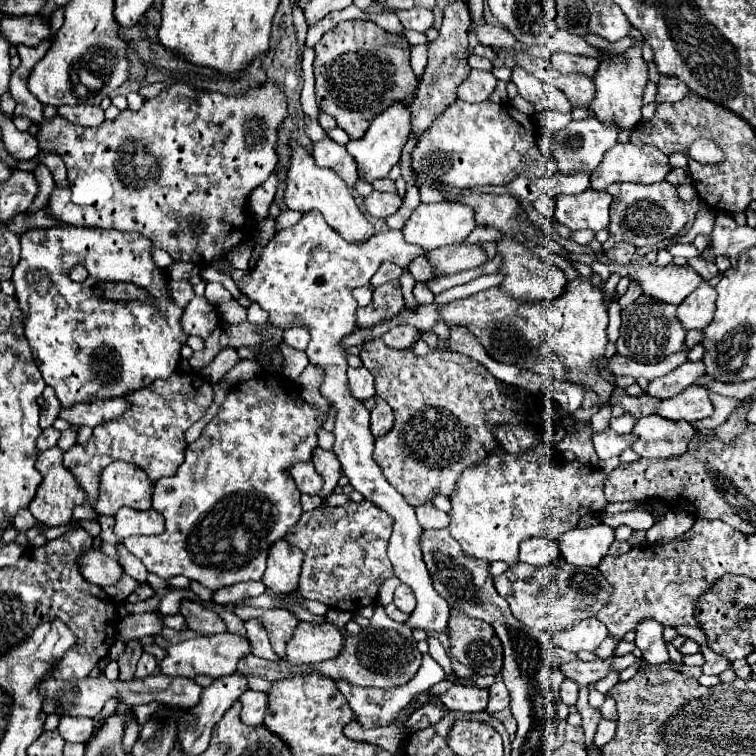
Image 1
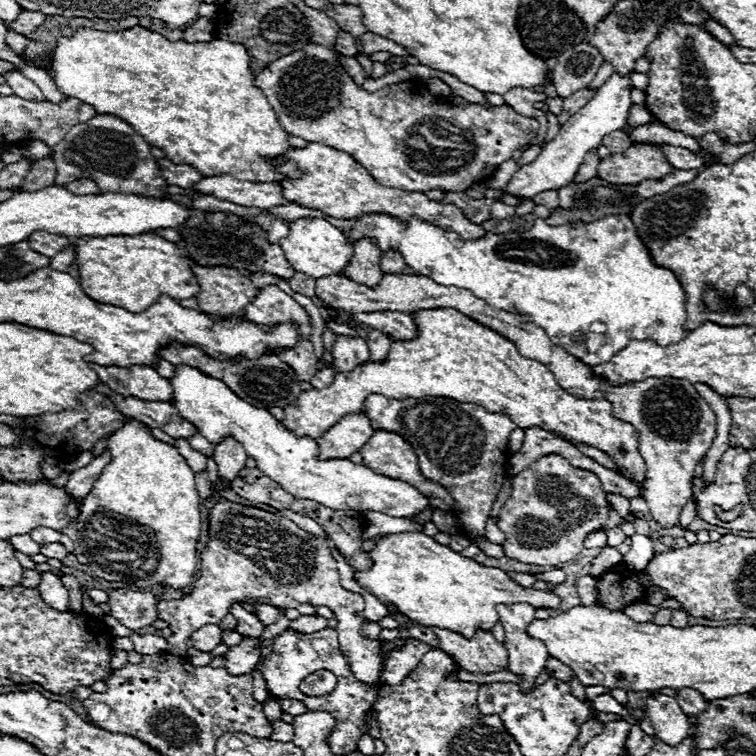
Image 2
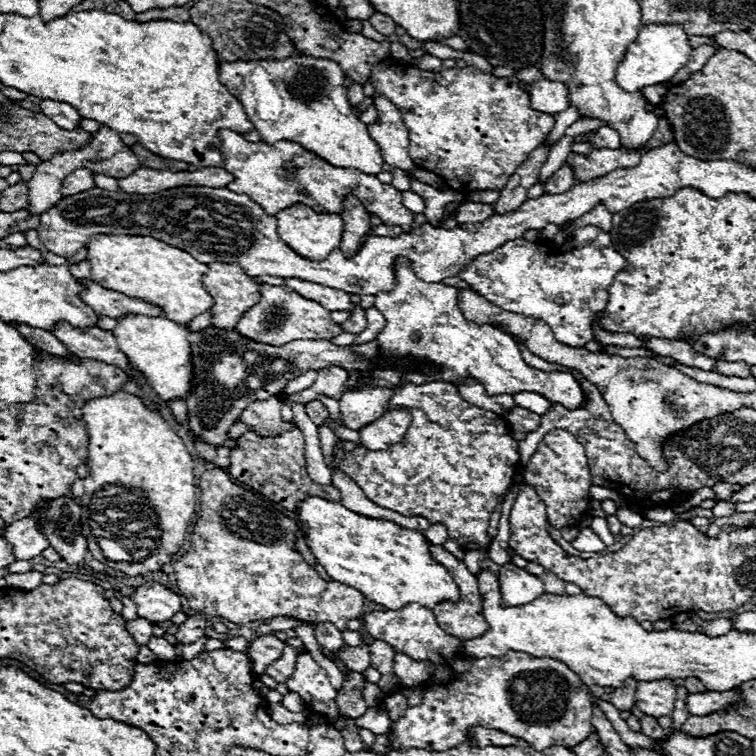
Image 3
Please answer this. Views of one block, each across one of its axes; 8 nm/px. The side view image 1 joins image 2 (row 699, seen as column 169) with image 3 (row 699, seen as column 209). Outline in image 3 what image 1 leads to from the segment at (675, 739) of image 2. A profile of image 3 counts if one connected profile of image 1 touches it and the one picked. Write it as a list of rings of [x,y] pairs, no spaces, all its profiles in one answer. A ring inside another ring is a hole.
[[[652,680],[638,682],[636,706],[654,718],[670,716],[676,702],[676,686],[672,680]]]

